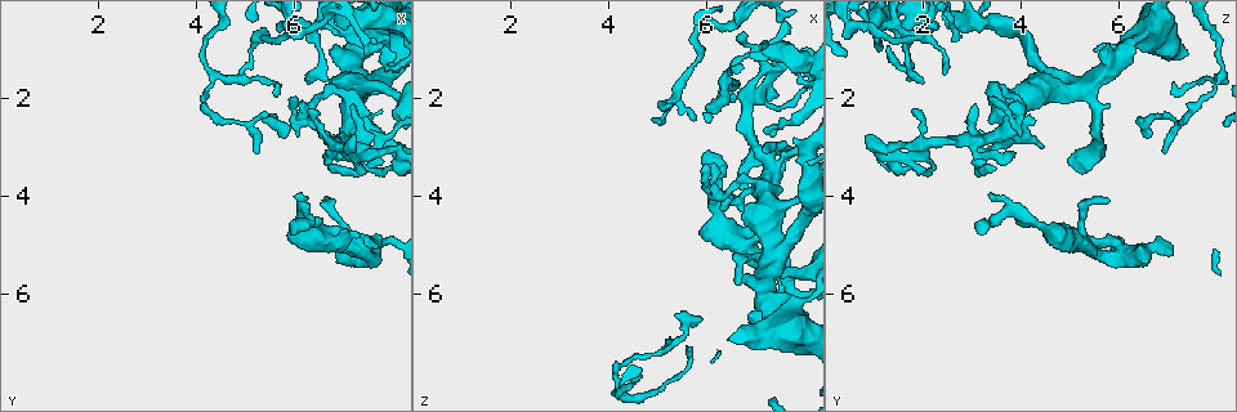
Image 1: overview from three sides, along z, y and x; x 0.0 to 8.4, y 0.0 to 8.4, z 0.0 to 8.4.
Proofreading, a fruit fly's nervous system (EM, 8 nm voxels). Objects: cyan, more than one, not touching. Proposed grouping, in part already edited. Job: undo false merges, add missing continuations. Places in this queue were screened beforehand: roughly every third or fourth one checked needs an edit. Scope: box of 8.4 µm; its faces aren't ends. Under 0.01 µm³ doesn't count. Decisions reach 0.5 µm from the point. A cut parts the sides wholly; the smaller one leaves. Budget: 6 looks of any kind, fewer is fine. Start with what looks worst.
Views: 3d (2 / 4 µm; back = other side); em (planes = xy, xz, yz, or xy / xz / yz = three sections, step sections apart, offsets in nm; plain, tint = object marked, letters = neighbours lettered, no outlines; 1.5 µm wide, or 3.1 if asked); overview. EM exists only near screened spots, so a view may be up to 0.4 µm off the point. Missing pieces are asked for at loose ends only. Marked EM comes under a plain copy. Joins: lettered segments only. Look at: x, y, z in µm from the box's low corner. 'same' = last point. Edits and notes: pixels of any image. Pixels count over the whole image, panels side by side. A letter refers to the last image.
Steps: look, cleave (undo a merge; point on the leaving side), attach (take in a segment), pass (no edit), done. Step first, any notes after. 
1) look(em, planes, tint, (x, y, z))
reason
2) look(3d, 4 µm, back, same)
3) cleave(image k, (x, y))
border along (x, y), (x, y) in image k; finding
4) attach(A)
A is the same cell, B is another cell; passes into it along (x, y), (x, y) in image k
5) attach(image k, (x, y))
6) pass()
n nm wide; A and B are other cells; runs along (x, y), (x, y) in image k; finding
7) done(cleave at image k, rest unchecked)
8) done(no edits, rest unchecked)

look(em, planes, tint, (5.55, 2.35, 6.80))
sudden change in width

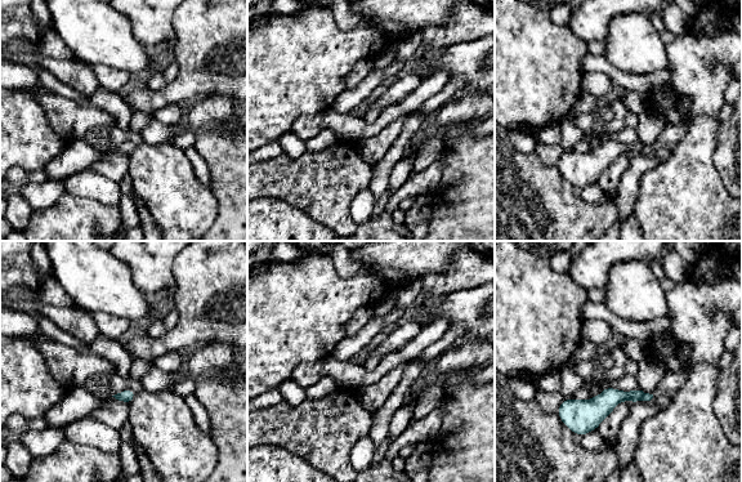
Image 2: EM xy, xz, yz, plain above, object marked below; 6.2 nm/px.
look(em, planes, letters, same)

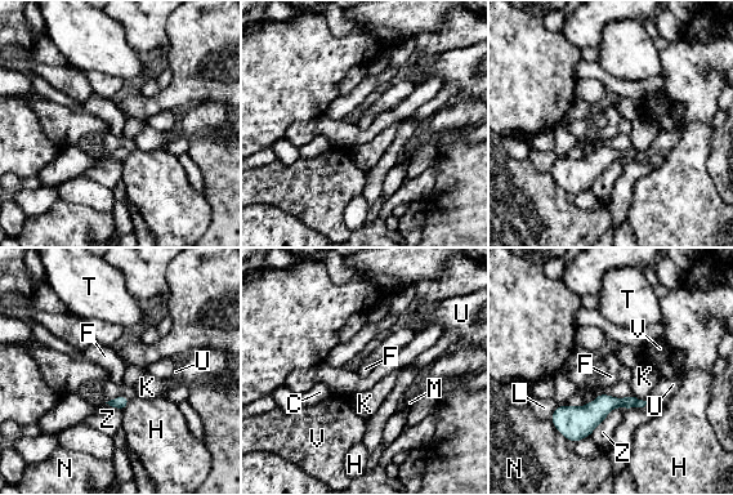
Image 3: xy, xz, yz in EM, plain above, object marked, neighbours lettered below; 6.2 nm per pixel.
pass()
C, F, H, K, L, M, N, T, U, V and Z are other cells; continuous, no second neuron

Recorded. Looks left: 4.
look(em, xz, step 8, tint, (6.80, 1.05, 5.60))
an open end

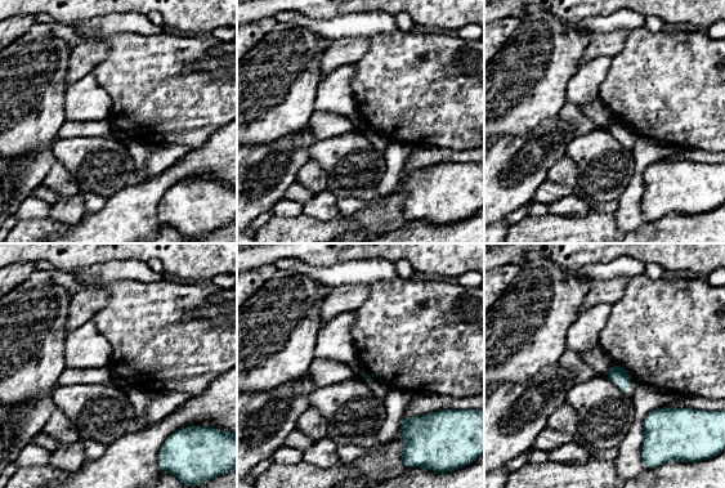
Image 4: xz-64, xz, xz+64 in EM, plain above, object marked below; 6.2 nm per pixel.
look(em, planes, letters, same)
another direction

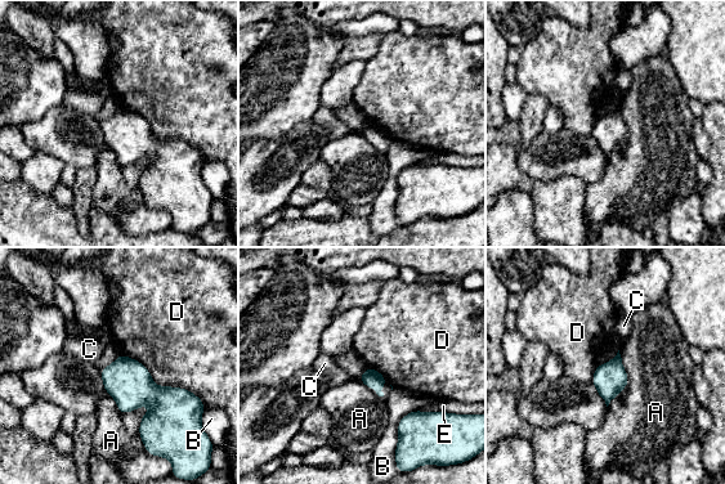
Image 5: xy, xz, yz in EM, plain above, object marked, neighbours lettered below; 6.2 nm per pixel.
attach(E)
E is the same cell, A, B, C and D are other cells; it goes on there

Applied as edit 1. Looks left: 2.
look(em, planes, letters, (6.10, 3.90, 3.30))
thin end

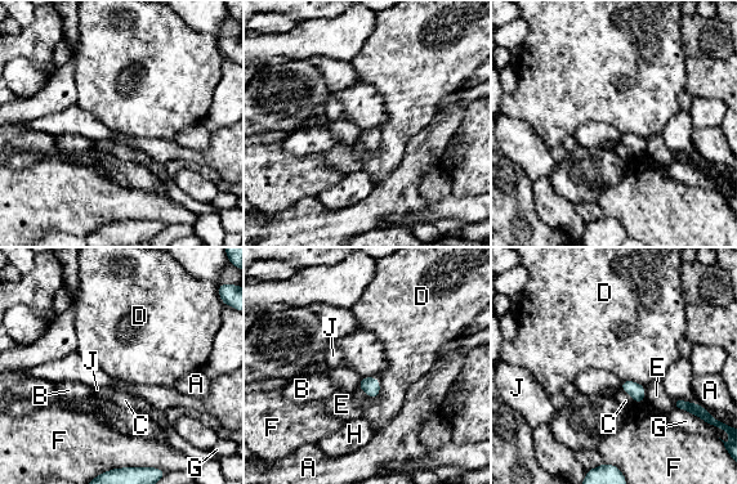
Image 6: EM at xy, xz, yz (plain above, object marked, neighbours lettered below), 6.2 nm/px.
pass()
A, B, C, D, E, F, G, H and J are other cells; border along (357, 386), (371, 398), (380, 394) in image 6; none of them fits

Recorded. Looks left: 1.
done(attach at image 5, rest unchecked)

